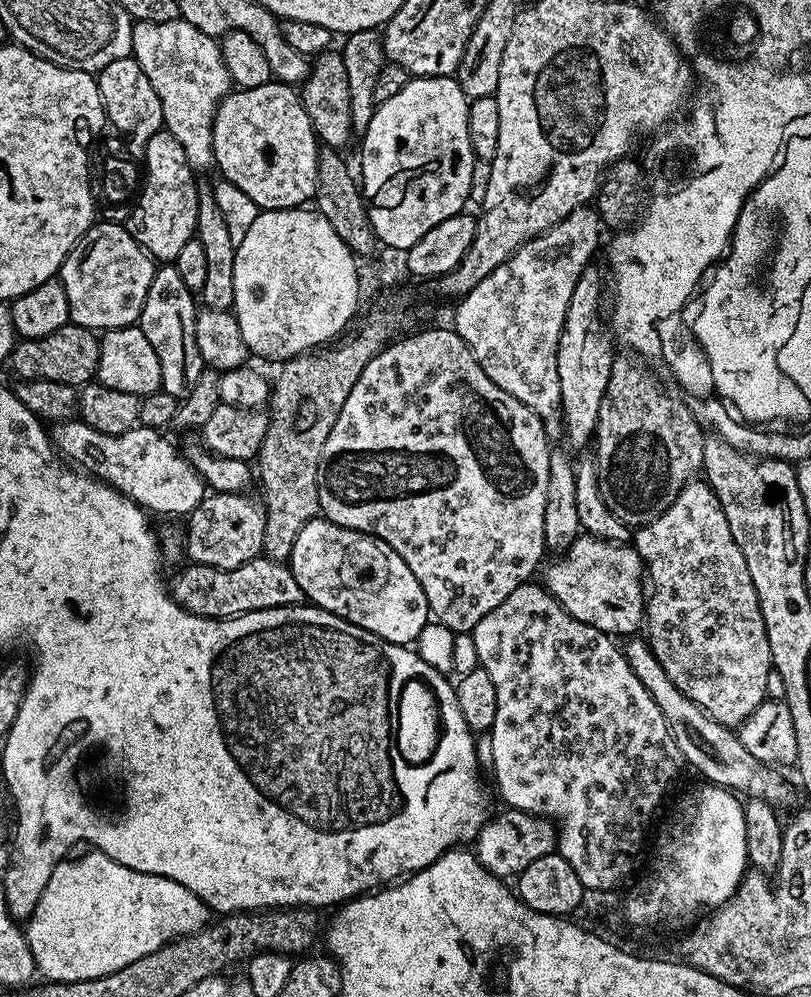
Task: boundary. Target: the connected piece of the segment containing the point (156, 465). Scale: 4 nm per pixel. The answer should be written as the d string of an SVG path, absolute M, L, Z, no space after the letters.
M73 418L53 423L50 428L50 439L55 444L57 452L64 457L67 463L75 466L81 472L88 473L89 476L96 477L97 480L104 481L105 484L121 492L126 498L130 498L132 503L140 505L149 513L161 512L164 516L184 518L199 506L206 495L204 479L192 469L187 455L180 453L179 456L175 446L157 429L137 426L126 434L115 436L114 434L102 434L86 426L83 420Z

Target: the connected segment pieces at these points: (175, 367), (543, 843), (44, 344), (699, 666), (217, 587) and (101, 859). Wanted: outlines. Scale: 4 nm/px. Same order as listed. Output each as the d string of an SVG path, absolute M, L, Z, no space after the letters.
M165 263L157 267L156 273L153 274L153 281L150 282L138 321L142 334L146 334L150 346L154 346L154 354L158 354L161 389L177 398L185 395L190 382L198 379L202 369L202 361L194 338L196 321L190 318L190 312L188 316L188 299L190 299L188 287L186 282L182 282L182 278L178 278L175 263Z
M503 810L497 816L493 815L488 823L480 829L480 835L474 841L476 859L489 872L501 878L515 878L520 875L534 858L553 855L558 848L558 829L553 821L543 816L532 816L529 812L517 812L515 810Z
M69 322L54 330L54 334L46 334L46 338L21 339L12 349L10 365L12 364L13 374L17 376L15 379L20 382L45 380L83 386L96 375L99 353L100 341L97 333Z
M696 478L687 484L674 498L672 505L662 513L654 522L637 527L634 532L634 547L636 553L643 558L646 565L646 584L650 591L646 596L646 639L651 646L653 654L658 658L662 670L708 716L714 717L720 724L735 729L762 701L765 700L766 678L773 671L770 642L766 642L766 626L762 622L762 610L758 606L758 594L750 582L750 570L746 570L746 558L742 558L742 550L738 550L738 542L734 542L734 534L730 534L730 526L726 522L726 514L712 493L712 488L703 479Z
M261 554L255 560L246 562L234 570L222 570L214 566L202 566L189 563L188 568L170 580L170 591L173 600L195 616L209 616L211 620L227 620L234 616L245 616L248 612L257 612L267 608L290 608L305 603L306 597L302 587L295 581L287 563L279 560L269 560L267 555Z
M95 850L72 859L65 858L57 864L50 882L46 882L46 890L42 890L42 898L38 898L34 914L26 921L28 948L37 973L45 981L89 980L117 972L122 966L130 966L130 962L158 950L165 942L192 936L210 923L208 905L170 878L130 870L130 866L122 866L122 862L114 862L114 858Z

